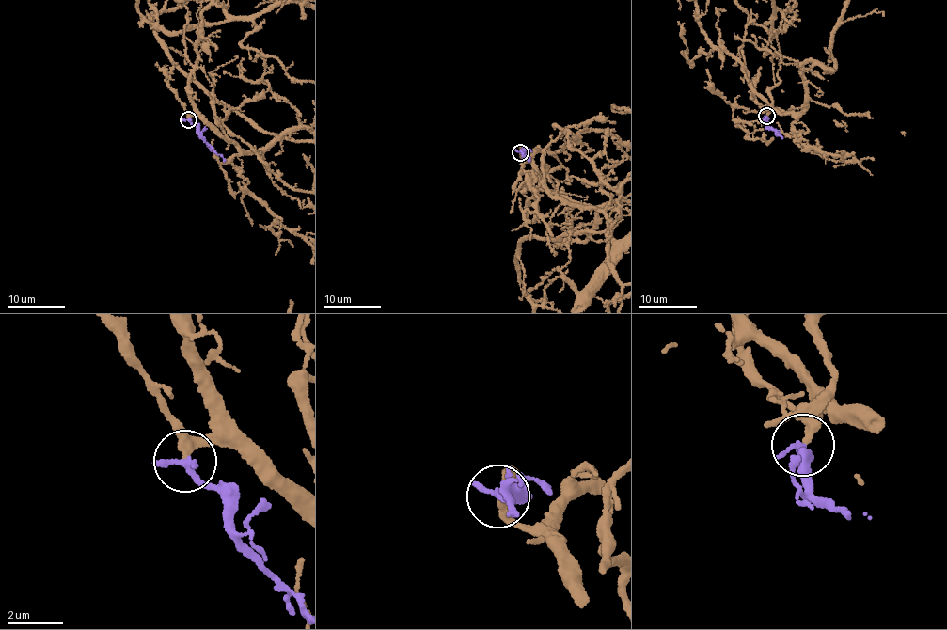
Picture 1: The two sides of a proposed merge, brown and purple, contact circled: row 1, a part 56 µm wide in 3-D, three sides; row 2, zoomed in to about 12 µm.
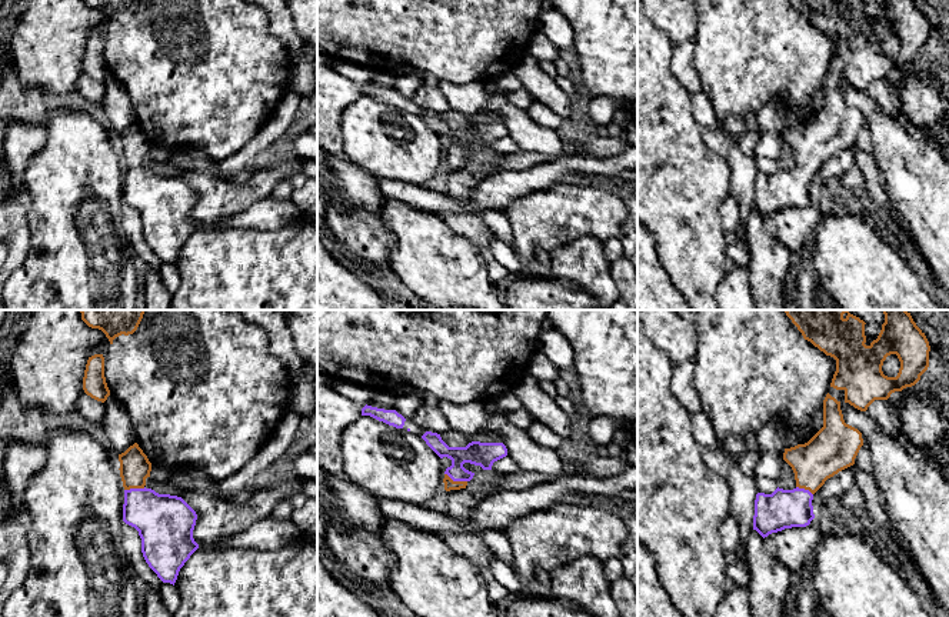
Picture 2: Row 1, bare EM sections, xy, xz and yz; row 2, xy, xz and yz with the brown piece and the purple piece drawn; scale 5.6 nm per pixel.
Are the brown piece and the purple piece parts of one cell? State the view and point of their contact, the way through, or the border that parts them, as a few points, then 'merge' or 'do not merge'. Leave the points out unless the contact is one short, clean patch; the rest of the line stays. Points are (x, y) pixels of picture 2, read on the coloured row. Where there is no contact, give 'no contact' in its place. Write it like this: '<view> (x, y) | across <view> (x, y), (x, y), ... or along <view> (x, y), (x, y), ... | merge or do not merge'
xz (456, 482) | across xz (449, 484), (456, 482), (456, 466), (483, 454) | merge

